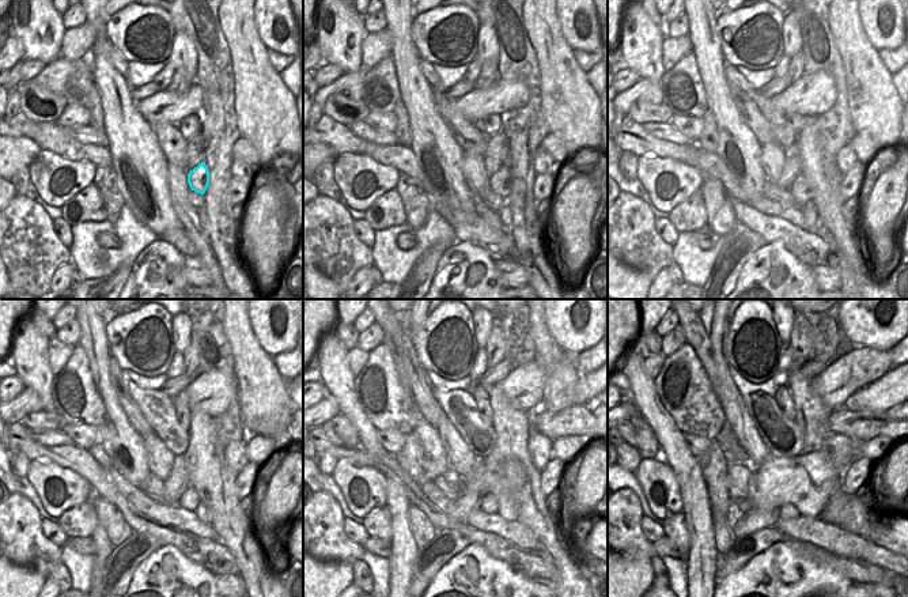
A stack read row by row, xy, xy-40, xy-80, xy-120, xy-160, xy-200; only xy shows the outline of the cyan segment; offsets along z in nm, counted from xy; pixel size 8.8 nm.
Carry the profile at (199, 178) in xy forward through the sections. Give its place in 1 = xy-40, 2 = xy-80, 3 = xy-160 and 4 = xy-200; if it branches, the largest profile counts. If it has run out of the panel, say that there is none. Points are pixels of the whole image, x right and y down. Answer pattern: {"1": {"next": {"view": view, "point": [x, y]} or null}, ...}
{"1": {"next": {"view": "xy-40", "point": [500, 182]}}, "2": {"next": {"view": "xy-80", "point": [801, 191]}}, "3": {"next": {"view": "xy-160", "point": [490, 503]}}, "4": {"next": {"view": "xy-200", "point": [787, 512]}}}

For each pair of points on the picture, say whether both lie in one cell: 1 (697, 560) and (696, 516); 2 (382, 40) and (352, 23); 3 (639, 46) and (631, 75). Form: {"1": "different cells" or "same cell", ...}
{"1": "same cell", "2": "different cells", "3": "different cells"}

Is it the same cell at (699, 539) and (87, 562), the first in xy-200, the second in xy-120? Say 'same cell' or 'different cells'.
different cells

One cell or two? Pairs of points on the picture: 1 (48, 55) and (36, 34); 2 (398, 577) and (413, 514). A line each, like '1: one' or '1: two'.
1: one
2: two

